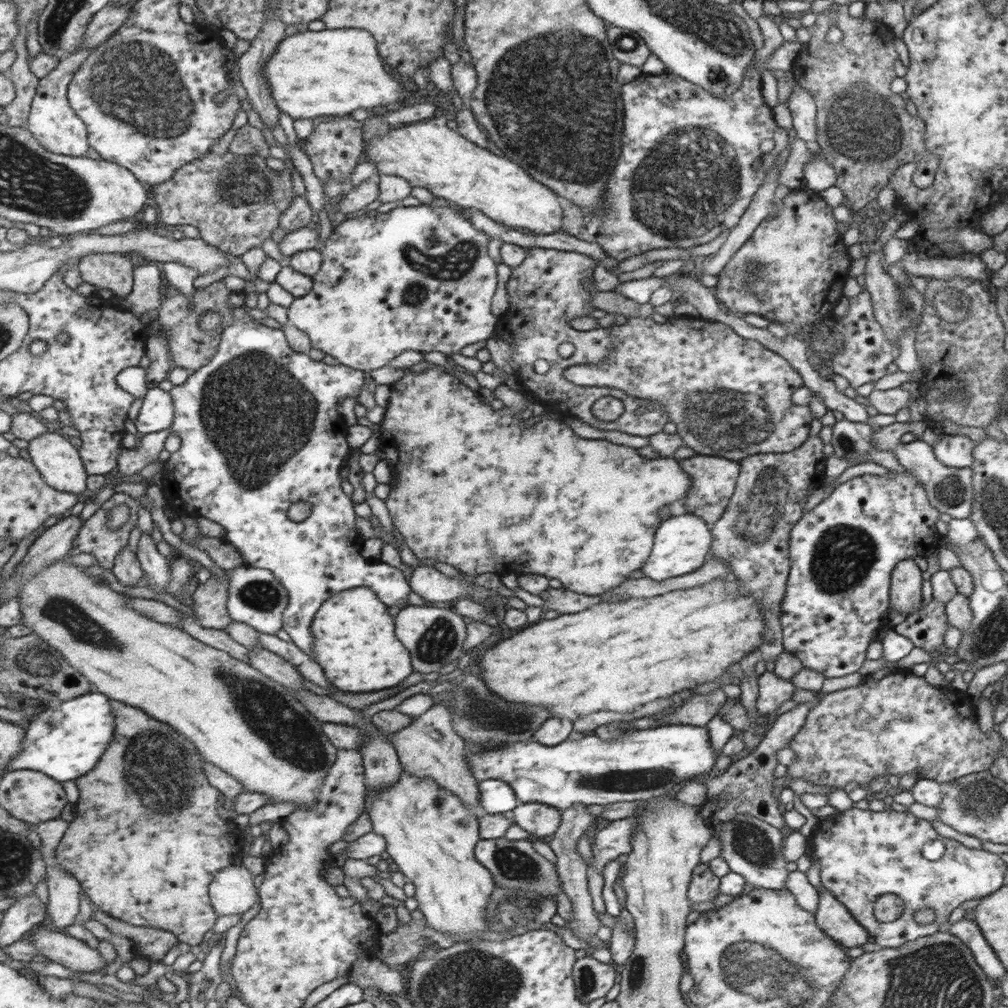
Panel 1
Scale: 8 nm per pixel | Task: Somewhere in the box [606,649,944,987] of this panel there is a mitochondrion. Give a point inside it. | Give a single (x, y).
(751, 841)

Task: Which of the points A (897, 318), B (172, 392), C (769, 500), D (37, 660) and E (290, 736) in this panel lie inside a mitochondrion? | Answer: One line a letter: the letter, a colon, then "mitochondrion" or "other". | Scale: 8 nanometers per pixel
A: mitochondrion
B: other
C: mitochondrion
D: mitochondrion
E: mitochondrion

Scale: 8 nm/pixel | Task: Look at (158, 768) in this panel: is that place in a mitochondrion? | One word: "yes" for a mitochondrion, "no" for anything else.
yes

